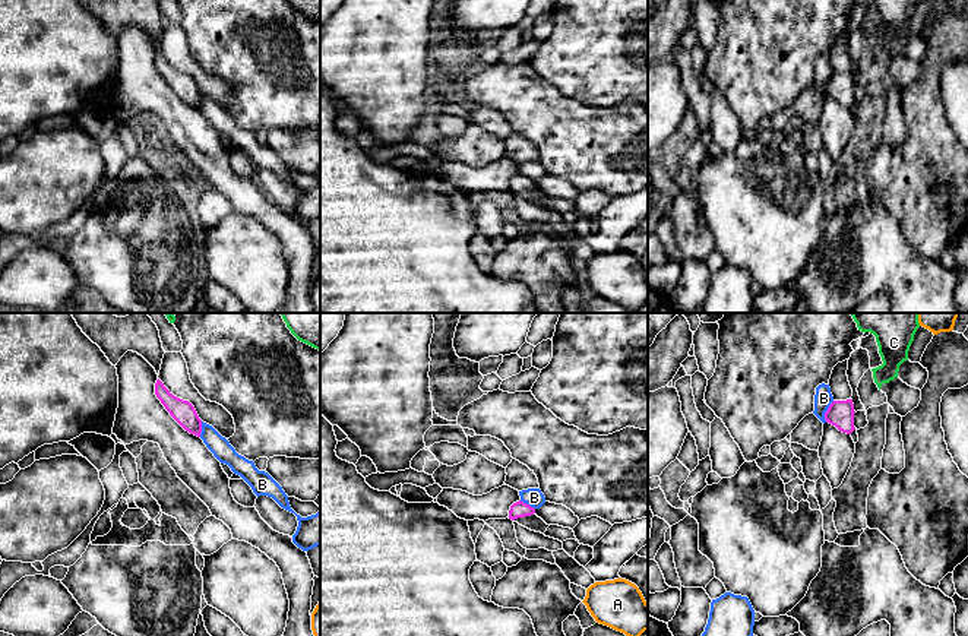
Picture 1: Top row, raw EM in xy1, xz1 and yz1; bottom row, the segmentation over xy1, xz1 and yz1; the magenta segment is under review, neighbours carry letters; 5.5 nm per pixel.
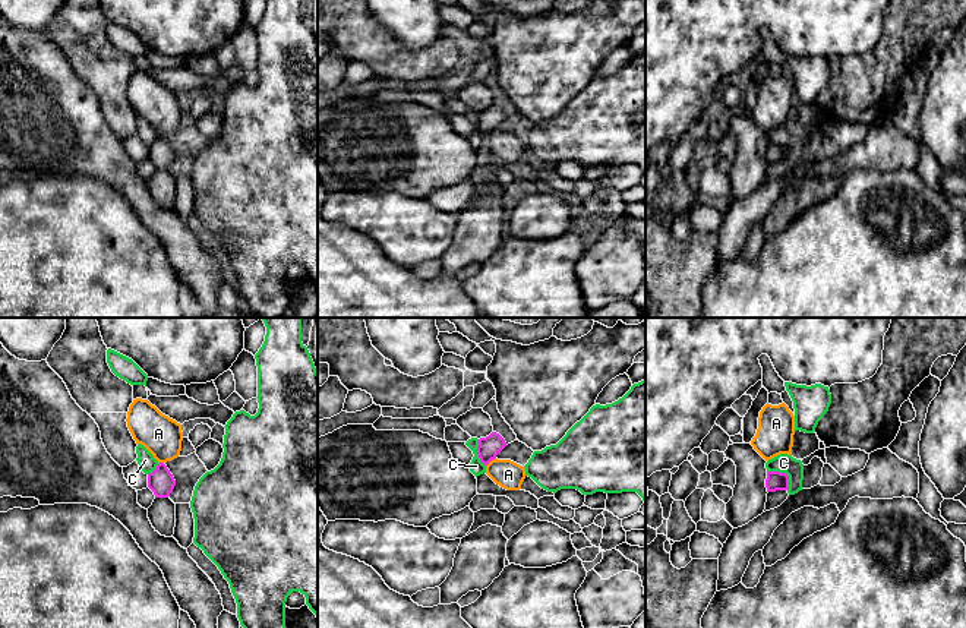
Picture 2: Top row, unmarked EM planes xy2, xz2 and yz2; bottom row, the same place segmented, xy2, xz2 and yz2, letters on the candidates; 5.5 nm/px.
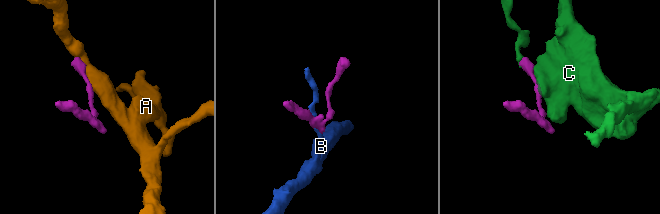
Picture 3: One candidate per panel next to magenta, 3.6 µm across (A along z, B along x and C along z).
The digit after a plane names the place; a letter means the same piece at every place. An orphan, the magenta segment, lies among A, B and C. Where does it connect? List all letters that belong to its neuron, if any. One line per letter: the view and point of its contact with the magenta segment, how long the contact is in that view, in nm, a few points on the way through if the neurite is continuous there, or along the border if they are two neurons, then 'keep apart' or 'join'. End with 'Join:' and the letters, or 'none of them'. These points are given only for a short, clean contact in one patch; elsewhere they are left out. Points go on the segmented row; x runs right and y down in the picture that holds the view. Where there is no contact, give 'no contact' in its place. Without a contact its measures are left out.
A: xz2 (491, 460) | 80 nm | along xz2 (495, 457), (486, 466) | keep apart
B: yz1 (826, 411) | 130 nm | along yz1 (834, 401), (825, 413), (825, 421) | keep apart
C: yz2 (783, 473) | 160 nm | keep apart
Join: none of them

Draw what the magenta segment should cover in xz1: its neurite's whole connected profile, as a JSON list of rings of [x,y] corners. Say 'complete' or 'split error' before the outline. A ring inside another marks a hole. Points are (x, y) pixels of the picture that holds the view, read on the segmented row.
split error; [[[516,501],[510,506],[509,519],[518,522],[519,525],[544,534],[550,525],[547,525],[541,518],[535,515],[535,509],[523,501]]]

